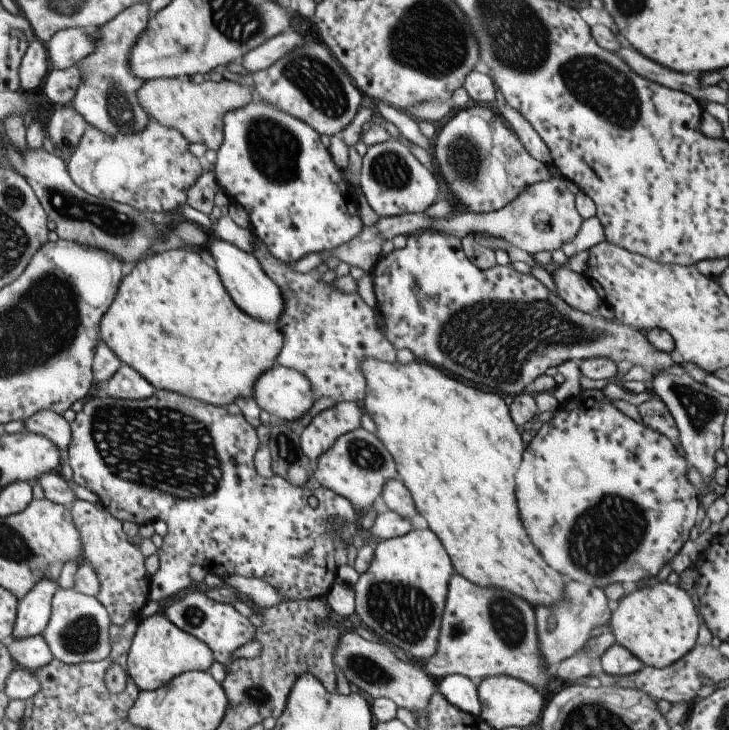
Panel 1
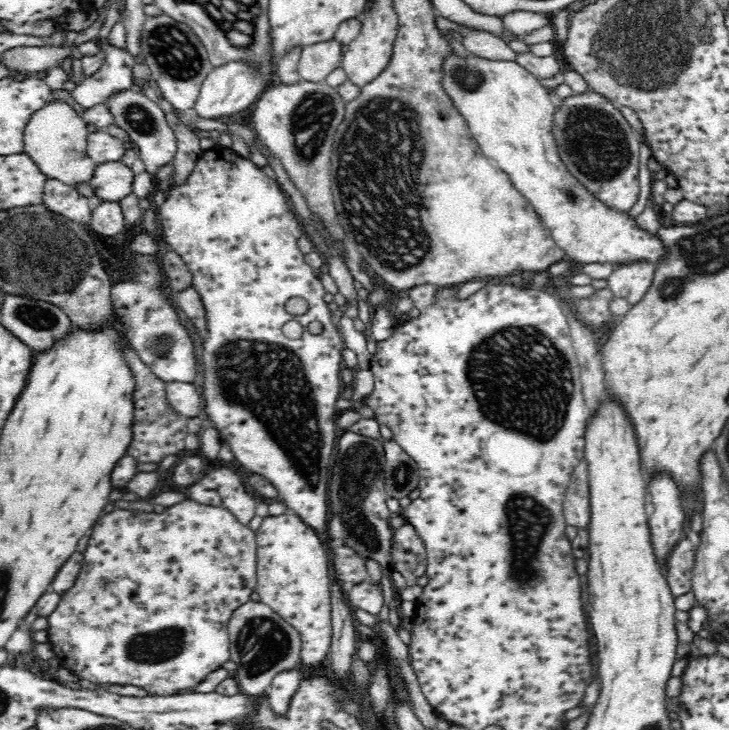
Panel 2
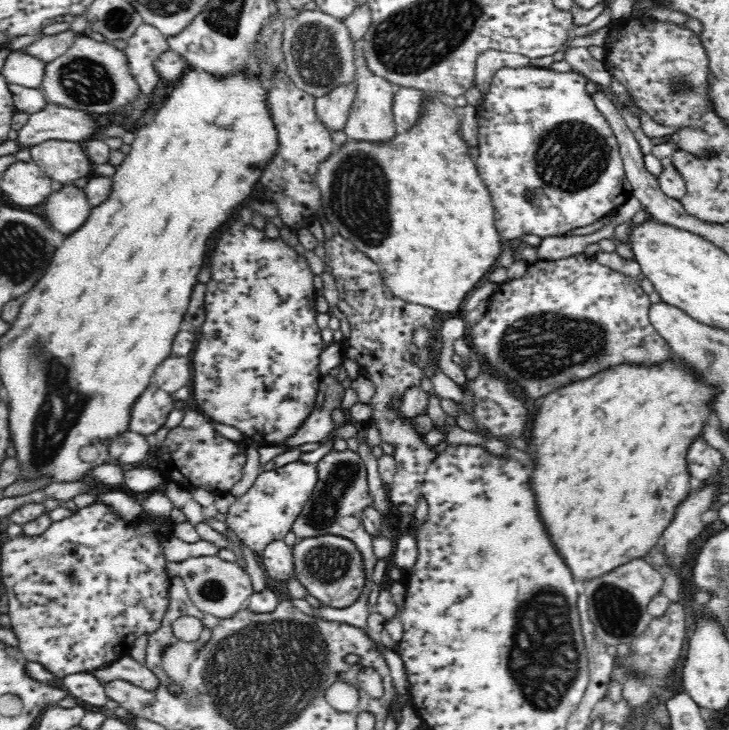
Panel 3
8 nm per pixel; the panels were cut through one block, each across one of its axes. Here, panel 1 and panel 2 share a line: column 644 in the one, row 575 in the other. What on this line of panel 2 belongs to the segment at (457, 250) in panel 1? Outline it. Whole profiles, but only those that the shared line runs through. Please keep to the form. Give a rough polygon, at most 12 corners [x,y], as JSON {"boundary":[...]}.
{"boundary":[[344,545],[332,571],[342,583],[369,579],[365,558]]}

